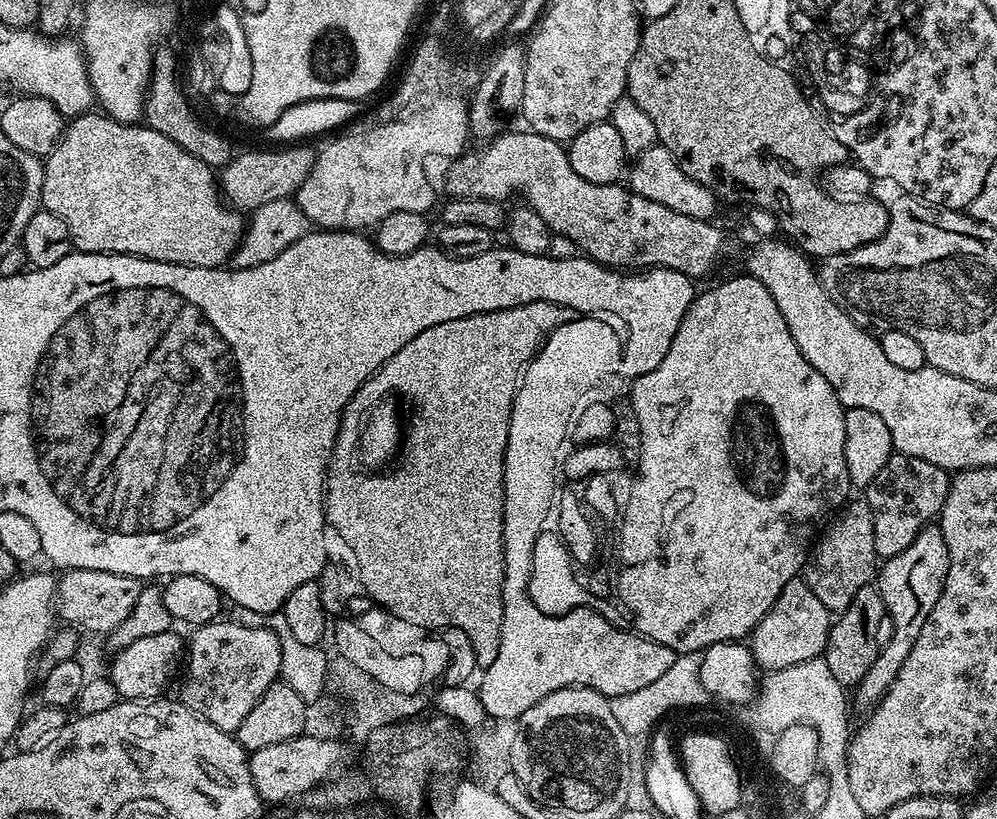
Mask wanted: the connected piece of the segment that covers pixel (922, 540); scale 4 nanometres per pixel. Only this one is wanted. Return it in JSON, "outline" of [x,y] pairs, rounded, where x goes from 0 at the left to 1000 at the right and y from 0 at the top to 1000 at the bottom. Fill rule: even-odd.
{"outline":[[[939,637],[930,640],[921,652],[921,657],[917,657],[917,662],[913,662],[913,667],[905,672],[905,676],[890,680],[882,690],[881,717],[885,725],[885,735],[889,735],[893,770],[886,789],[883,790],[881,803],[877,803],[877,813],[873,813],[873,818],[869,818],[869,828],[865,828],[862,835],[858,836],[858,863],[860,860],[861,863],[868,864],[867,867],[874,867],[889,847],[901,818],[905,818],[905,808],[909,808],[910,801],[913,800],[925,764],[929,764],[929,755],[933,755],[933,745],[937,745],[937,735],[941,735],[945,725],[950,700],[949,657],[945,652],[942,639]]]}

